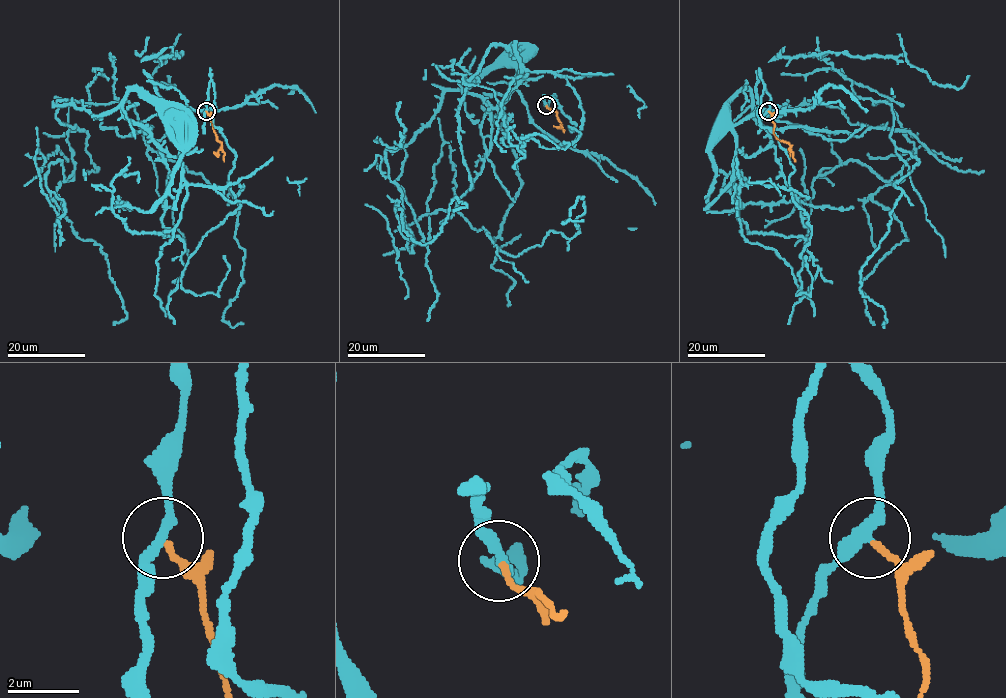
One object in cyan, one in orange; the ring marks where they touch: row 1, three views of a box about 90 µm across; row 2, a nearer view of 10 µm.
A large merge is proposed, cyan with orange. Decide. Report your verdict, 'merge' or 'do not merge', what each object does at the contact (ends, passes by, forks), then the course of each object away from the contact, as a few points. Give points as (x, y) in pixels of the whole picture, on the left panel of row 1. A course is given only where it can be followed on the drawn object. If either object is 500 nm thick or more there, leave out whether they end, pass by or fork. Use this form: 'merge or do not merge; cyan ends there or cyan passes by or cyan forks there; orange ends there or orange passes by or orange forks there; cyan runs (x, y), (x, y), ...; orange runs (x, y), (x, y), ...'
do not merge; cyan passes by; orange ends there; cyan runs (206, 111), (211, 81), (235, 194), (183, 179), (140, 92), (56, 117), (128, 101), (229, 190), (243, 324); orange runs (206, 111), (216, 139), (222, 146), (224, 161)

